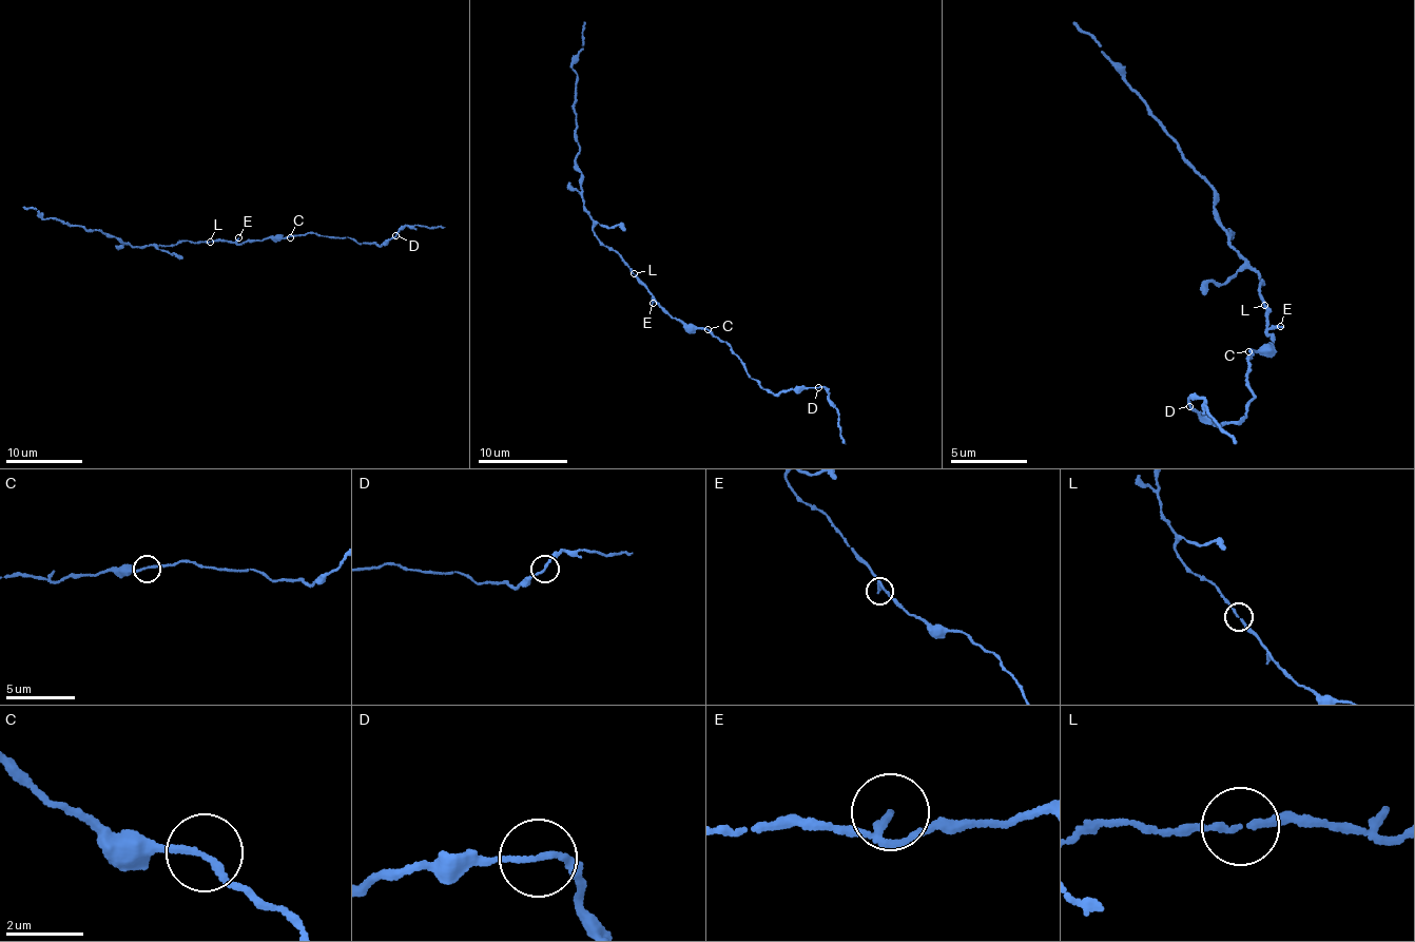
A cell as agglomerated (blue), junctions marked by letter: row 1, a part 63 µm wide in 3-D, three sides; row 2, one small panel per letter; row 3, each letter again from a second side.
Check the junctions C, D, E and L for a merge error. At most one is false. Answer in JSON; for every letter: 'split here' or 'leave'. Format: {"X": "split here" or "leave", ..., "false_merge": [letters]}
{"C": "leave", "D": "leave", "E": "leave", "L": "leave", "false_merge": []}

